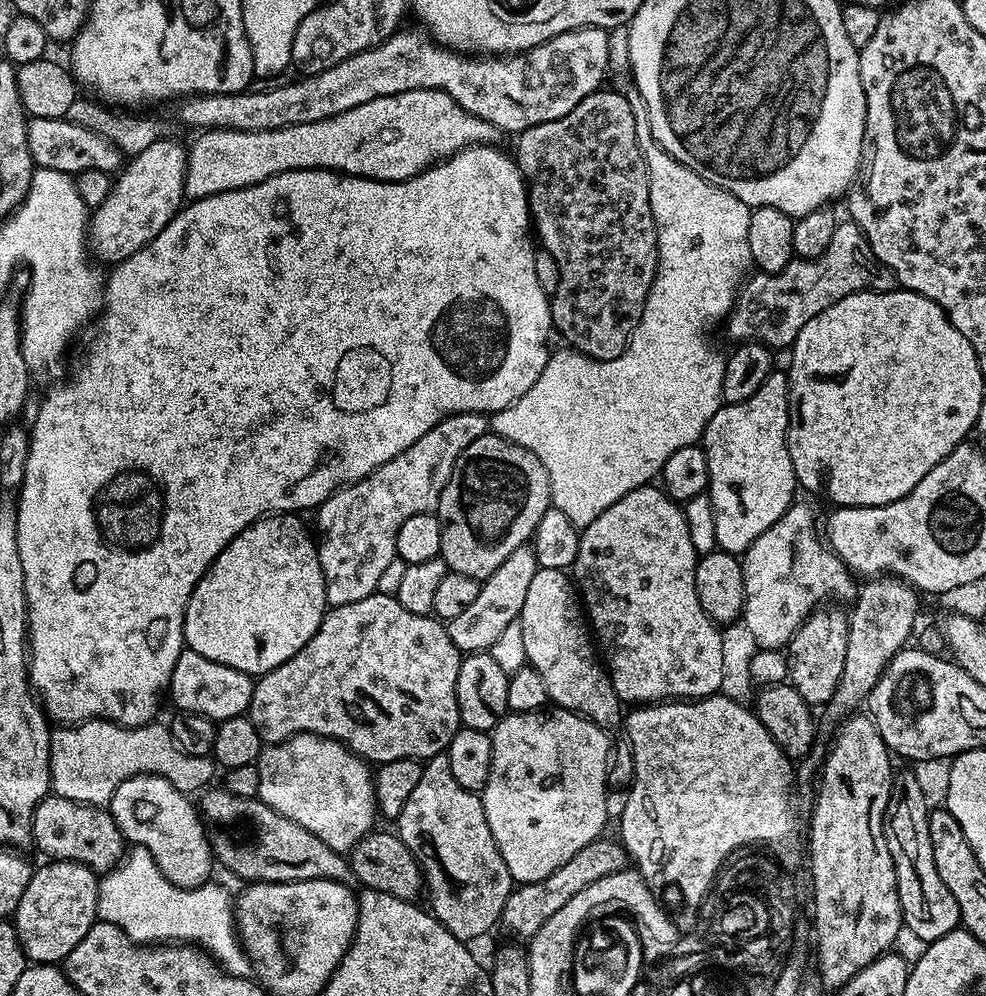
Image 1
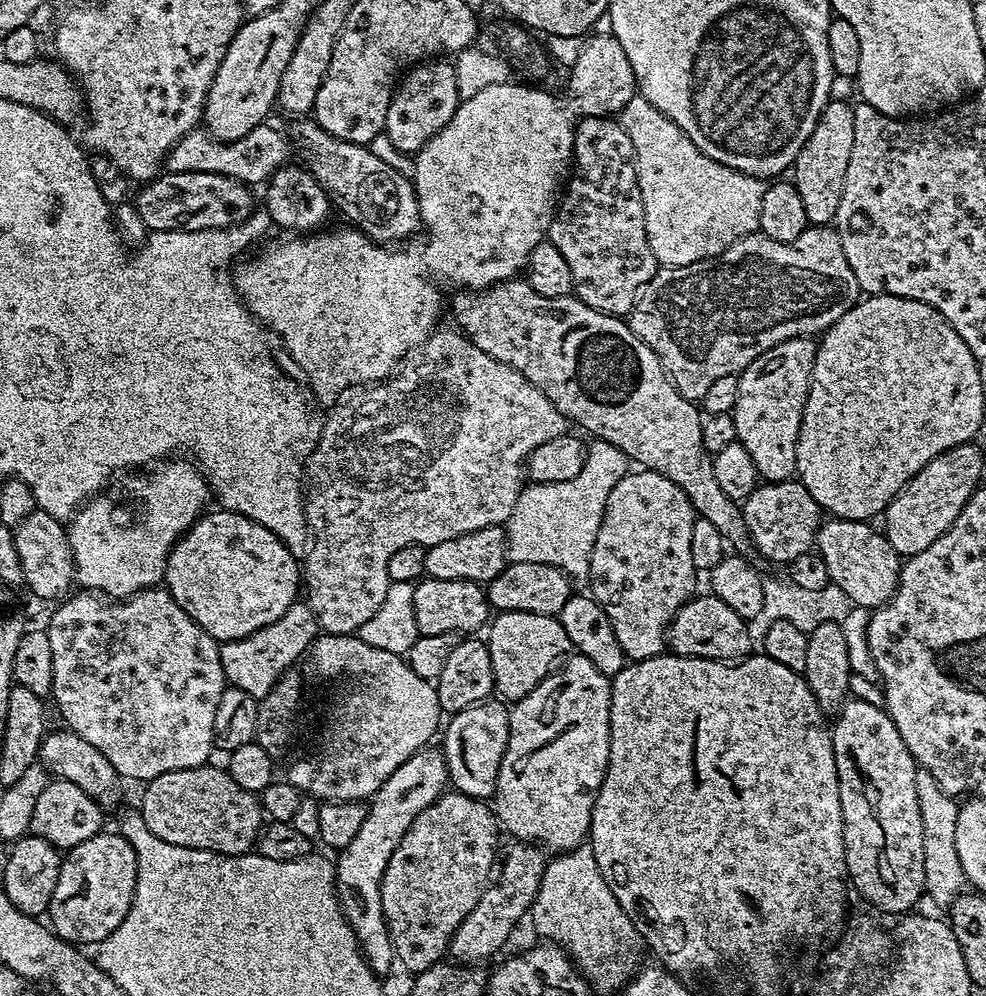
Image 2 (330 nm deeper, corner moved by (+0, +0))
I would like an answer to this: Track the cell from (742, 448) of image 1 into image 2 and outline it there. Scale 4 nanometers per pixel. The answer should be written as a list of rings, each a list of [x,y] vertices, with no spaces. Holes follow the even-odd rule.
[[[807,336],[778,342],[778,346],[754,358],[739,373],[738,402],[731,414],[736,423],[737,441],[754,458],[761,481],[790,480],[796,476],[798,434],[812,381],[816,345],[817,341]]]

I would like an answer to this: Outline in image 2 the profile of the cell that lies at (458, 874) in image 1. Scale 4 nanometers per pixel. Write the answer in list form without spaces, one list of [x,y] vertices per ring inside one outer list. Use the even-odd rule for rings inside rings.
[[[455,790],[445,791],[444,795],[439,796],[433,804],[426,806],[426,810],[422,810],[422,814],[418,814],[418,818],[414,818],[410,830],[406,830],[402,842],[398,842],[398,850],[394,850],[394,854],[390,854],[390,862],[386,866],[384,877],[382,878],[382,910],[386,918],[386,926],[392,939],[392,945],[396,951],[399,967],[404,967],[406,971],[412,972],[411,974],[419,974],[425,972],[427,968],[432,968],[434,965],[441,963],[445,959],[448,951],[448,943],[452,941],[453,934],[458,930],[458,926],[462,926],[462,922],[474,910],[474,906],[478,906],[480,895],[484,892],[490,877],[493,875],[494,865],[498,860],[496,843],[499,842],[500,836],[502,837],[502,832],[498,827],[495,811],[485,801],[476,800],[472,796],[467,796]]]

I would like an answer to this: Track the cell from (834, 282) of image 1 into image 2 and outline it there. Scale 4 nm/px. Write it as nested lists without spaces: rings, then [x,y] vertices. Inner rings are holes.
[[[810,226],[805,232],[798,234],[794,242],[774,242],[774,238],[766,238],[763,232],[757,230],[750,236],[734,241],[729,248],[722,250],[722,254],[712,256],[709,260],[699,260],[681,268],[661,267],[636,297],[636,305],[633,306],[626,322],[632,327],[633,334],[642,342],[646,342],[646,346],[650,346],[652,353],[660,359],[664,373],[672,379],[672,383],[676,385],[679,392],[690,401],[700,402],[704,399],[706,389],[718,378],[736,376],[743,372],[746,366],[750,366],[750,362],[754,362],[754,358],[778,346],[778,342],[786,342],[790,338],[799,336],[812,338],[817,334],[823,334],[829,326],[838,322],[838,318],[842,318],[842,314],[846,314],[846,310],[853,308],[861,296],[858,278],[854,278],[854,270],[850,270],[850,262],[846,262],[846,250],[842,250],[842,242],[838,238],[835,227]]]

